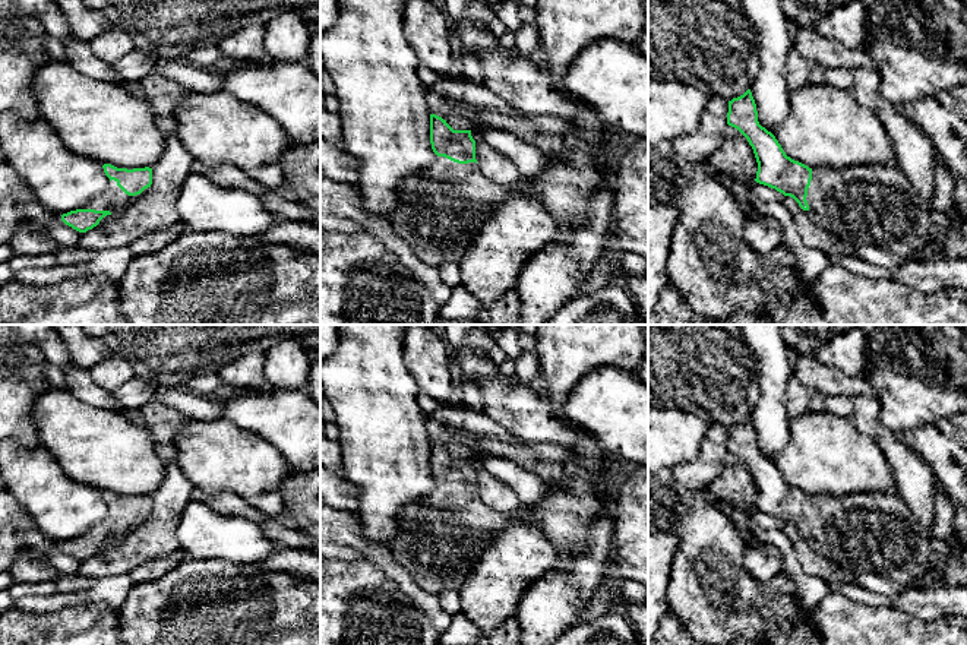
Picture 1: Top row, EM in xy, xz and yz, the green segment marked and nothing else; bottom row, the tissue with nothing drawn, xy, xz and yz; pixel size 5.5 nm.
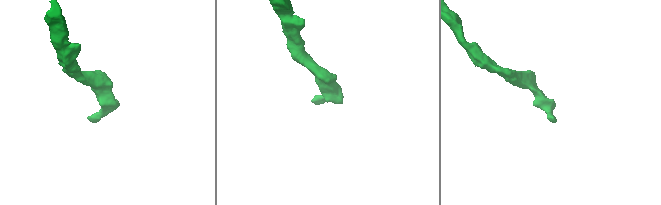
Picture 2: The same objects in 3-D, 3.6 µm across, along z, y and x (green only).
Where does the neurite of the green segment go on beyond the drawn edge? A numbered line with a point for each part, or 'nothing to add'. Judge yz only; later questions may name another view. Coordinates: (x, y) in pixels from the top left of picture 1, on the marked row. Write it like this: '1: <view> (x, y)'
1: yz (871, 204)

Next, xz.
1: xz (442, 206)

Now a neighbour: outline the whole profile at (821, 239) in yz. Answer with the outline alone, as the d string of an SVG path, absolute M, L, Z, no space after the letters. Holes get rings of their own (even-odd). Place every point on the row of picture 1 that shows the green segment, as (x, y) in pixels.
M784 196L783 203L793 215L797 224L799 235L805 246L813 247L827 254L841 253L853 256L856 246L840 241L819 222L819 219L810 214L810 211L803 211L790 196Z

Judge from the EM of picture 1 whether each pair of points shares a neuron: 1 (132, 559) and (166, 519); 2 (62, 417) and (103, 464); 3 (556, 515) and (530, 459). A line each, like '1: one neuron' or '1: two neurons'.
1: one neuron
2: one neuron
3: one neuron

